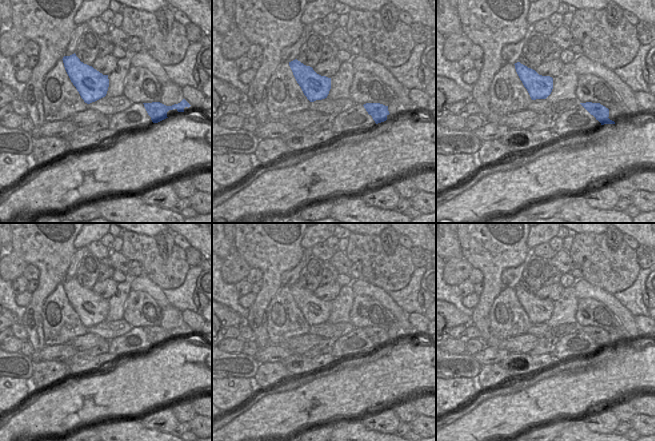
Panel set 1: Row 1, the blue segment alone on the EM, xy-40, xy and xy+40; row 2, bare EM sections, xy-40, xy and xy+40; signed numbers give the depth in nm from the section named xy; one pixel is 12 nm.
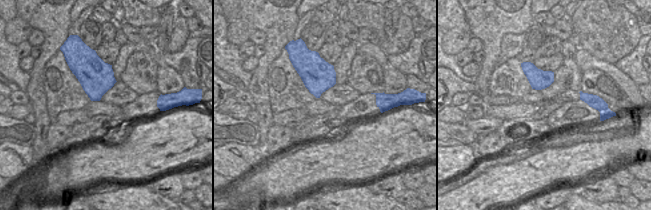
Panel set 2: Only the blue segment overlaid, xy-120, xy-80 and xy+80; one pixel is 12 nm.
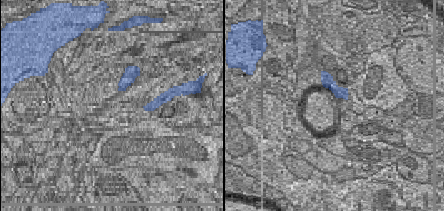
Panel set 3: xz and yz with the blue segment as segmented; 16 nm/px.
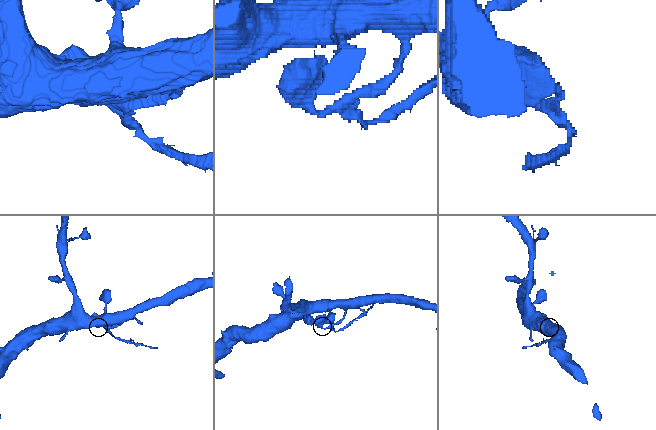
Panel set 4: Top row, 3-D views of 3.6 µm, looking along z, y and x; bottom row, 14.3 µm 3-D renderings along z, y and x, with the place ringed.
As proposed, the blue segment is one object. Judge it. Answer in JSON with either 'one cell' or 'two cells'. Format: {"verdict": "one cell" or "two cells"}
{"verdict": "two cells"}

